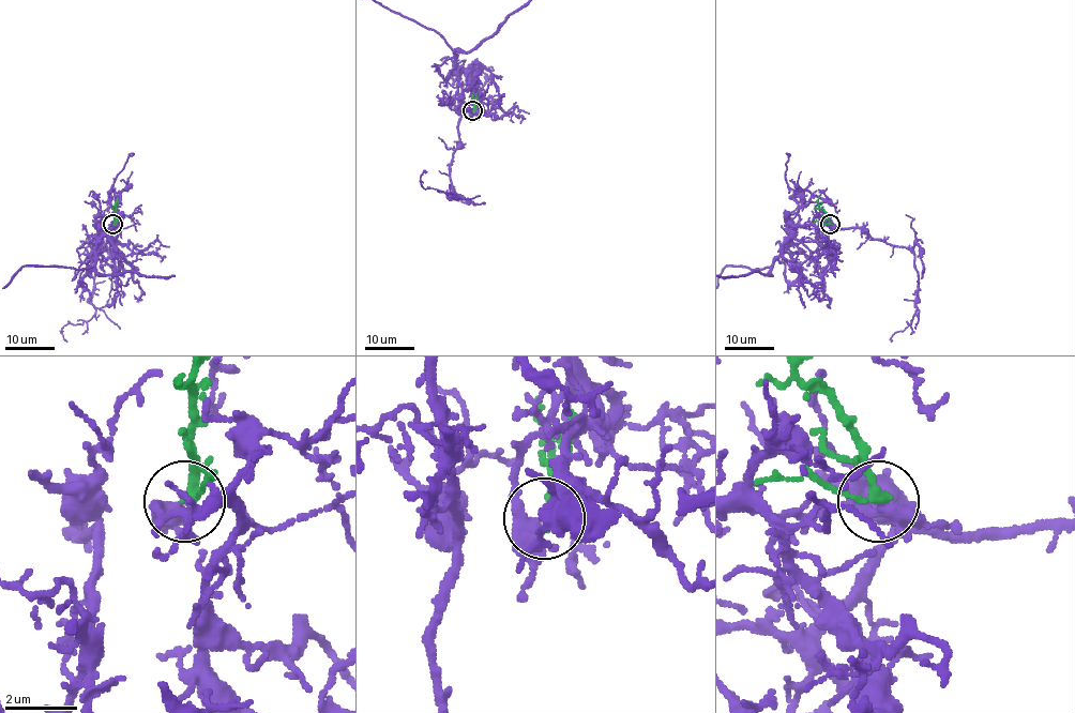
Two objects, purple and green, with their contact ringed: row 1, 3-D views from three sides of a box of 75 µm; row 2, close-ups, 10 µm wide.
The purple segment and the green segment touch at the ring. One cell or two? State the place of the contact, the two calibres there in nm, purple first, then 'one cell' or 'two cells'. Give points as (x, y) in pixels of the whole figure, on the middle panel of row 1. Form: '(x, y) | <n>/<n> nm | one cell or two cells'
(472, 110) | 320/240 nm | two cells

